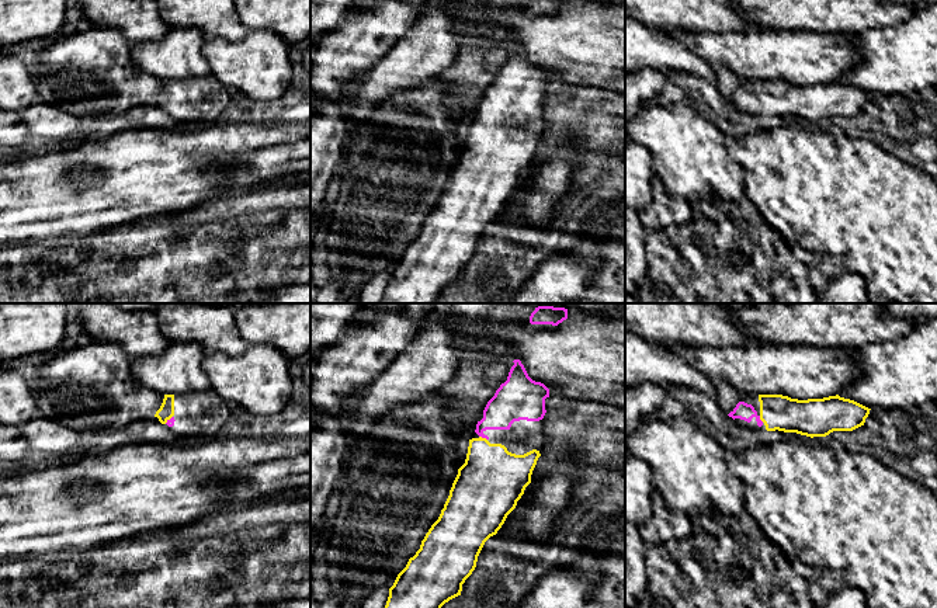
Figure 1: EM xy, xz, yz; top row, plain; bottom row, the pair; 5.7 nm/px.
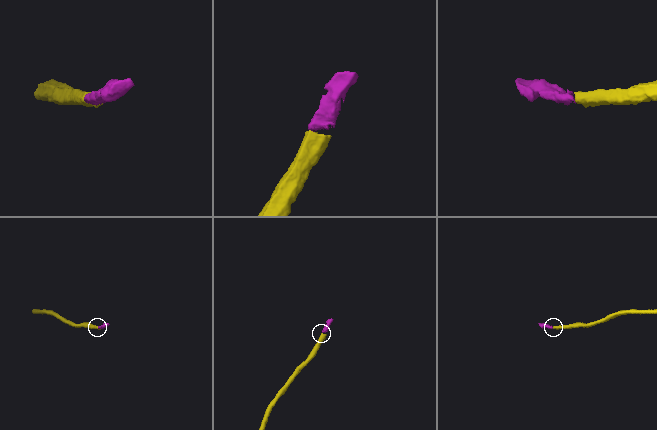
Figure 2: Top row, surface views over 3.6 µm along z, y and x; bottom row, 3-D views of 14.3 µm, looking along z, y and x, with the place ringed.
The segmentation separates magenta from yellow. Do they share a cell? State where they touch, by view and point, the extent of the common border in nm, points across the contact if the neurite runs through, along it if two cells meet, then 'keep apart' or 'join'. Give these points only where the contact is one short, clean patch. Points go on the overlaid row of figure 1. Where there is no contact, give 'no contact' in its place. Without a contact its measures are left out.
contact xz (483, 437); length 50 nm; way xz (510, 403), (482, 430), (483, 437), (483, 459), (492, 479); join

